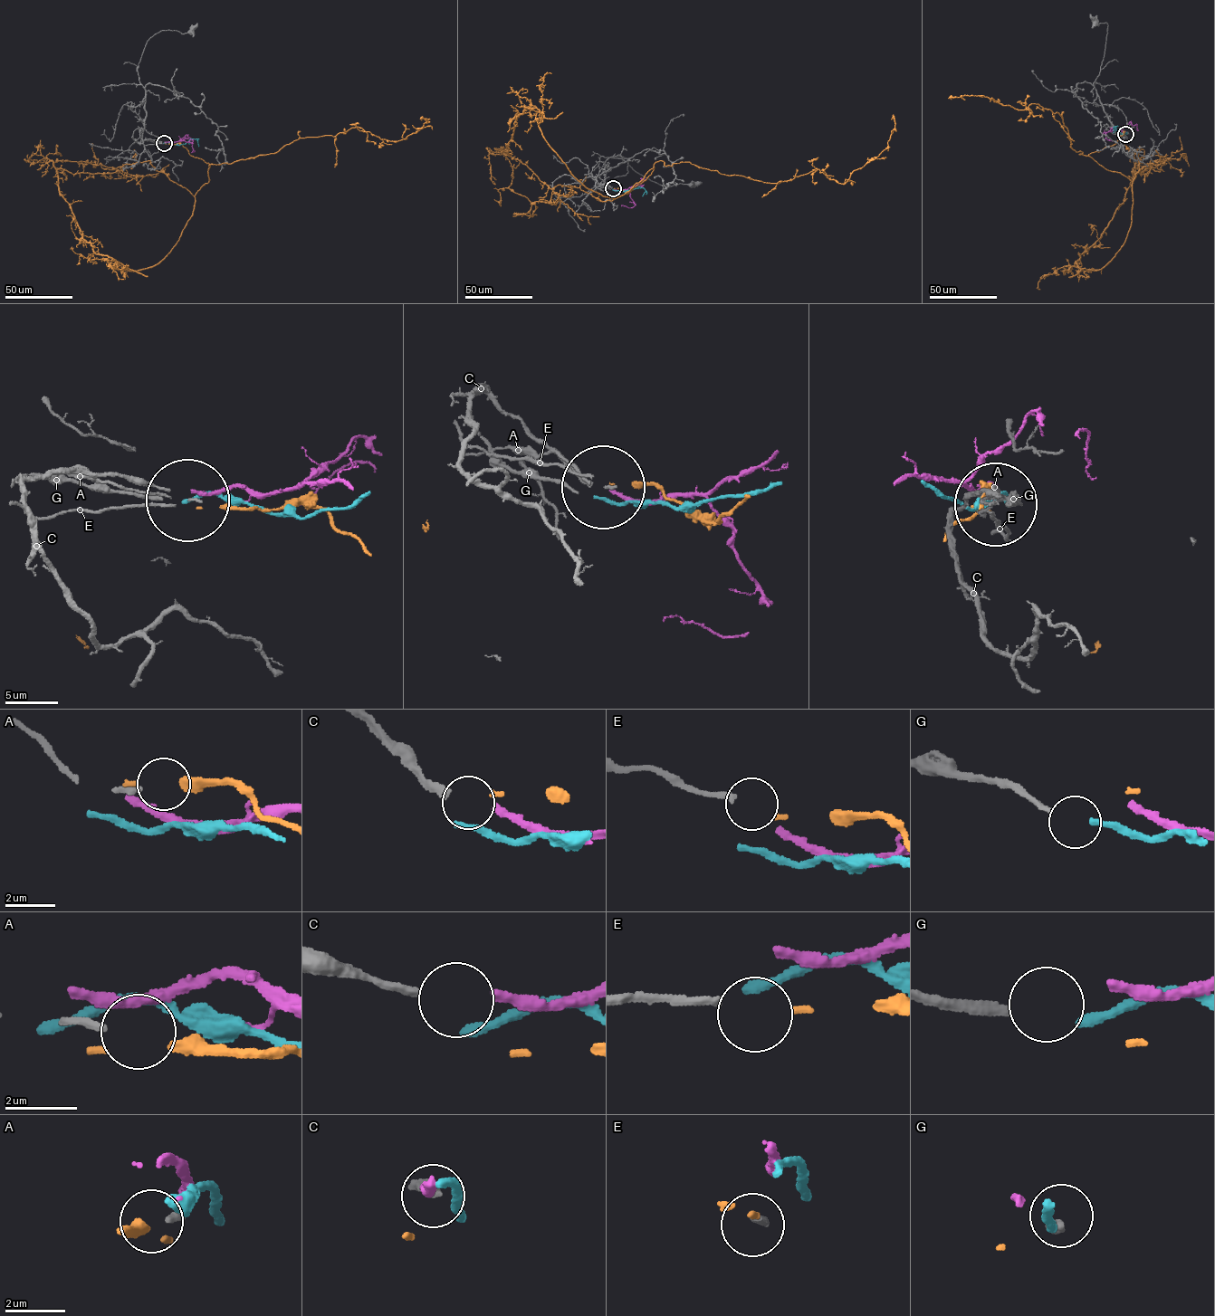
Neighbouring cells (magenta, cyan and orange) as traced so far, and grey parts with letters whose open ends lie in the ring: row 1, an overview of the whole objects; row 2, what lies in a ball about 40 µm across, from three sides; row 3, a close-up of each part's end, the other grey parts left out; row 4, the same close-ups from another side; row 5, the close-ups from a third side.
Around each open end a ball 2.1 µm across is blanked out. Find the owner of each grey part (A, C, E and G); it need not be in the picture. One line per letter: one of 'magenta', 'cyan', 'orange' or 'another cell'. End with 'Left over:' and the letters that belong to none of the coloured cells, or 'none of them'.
A: another cell
C: magenta
E: orange
G: cyan
Left over: A

